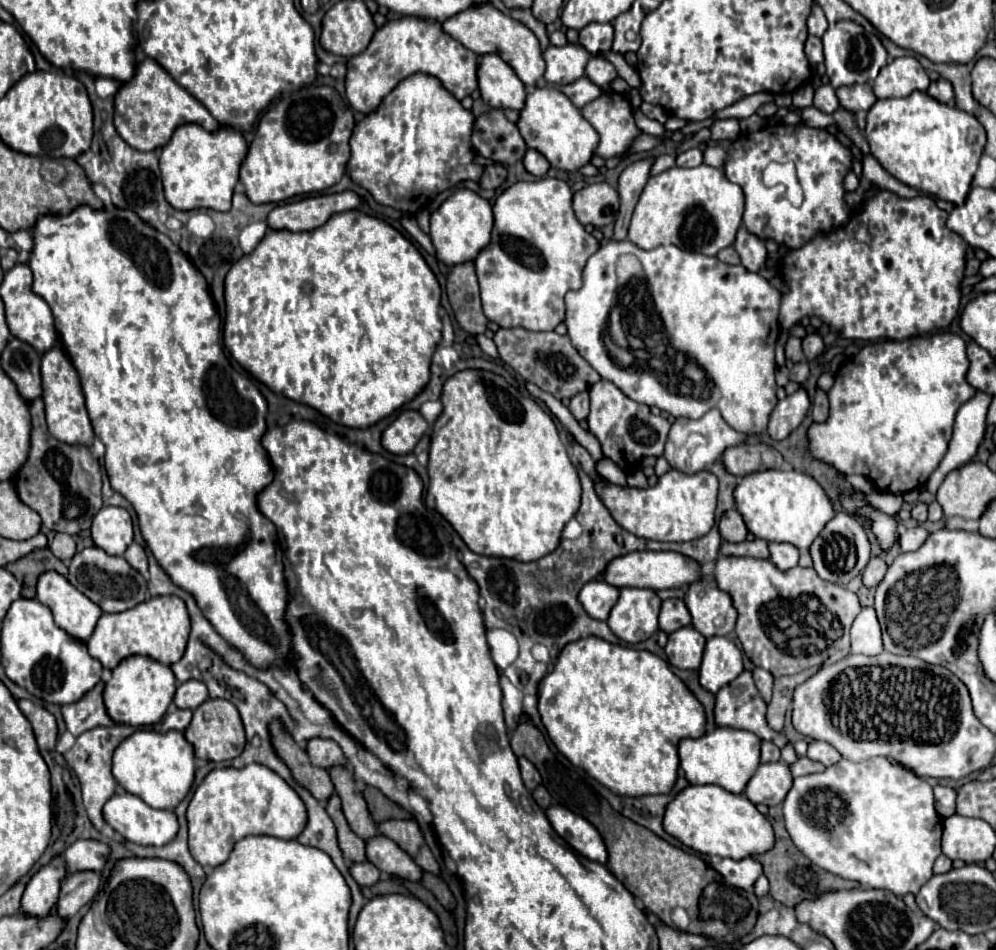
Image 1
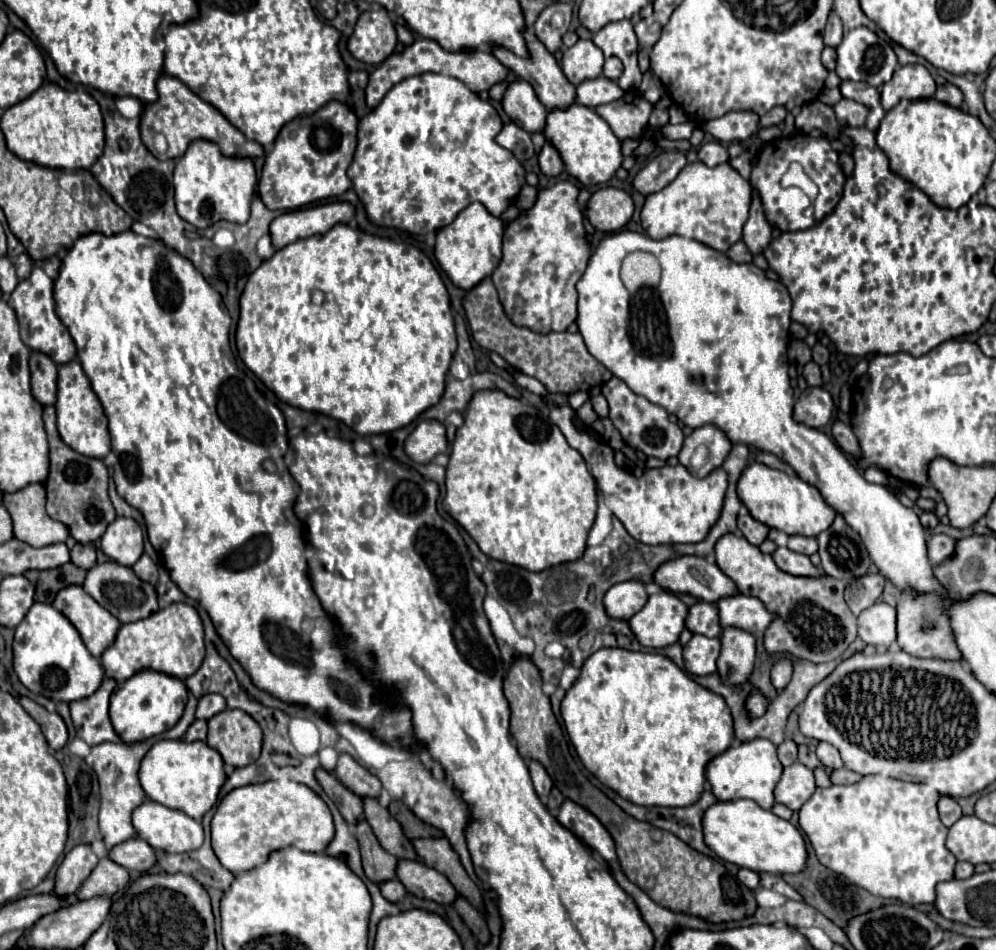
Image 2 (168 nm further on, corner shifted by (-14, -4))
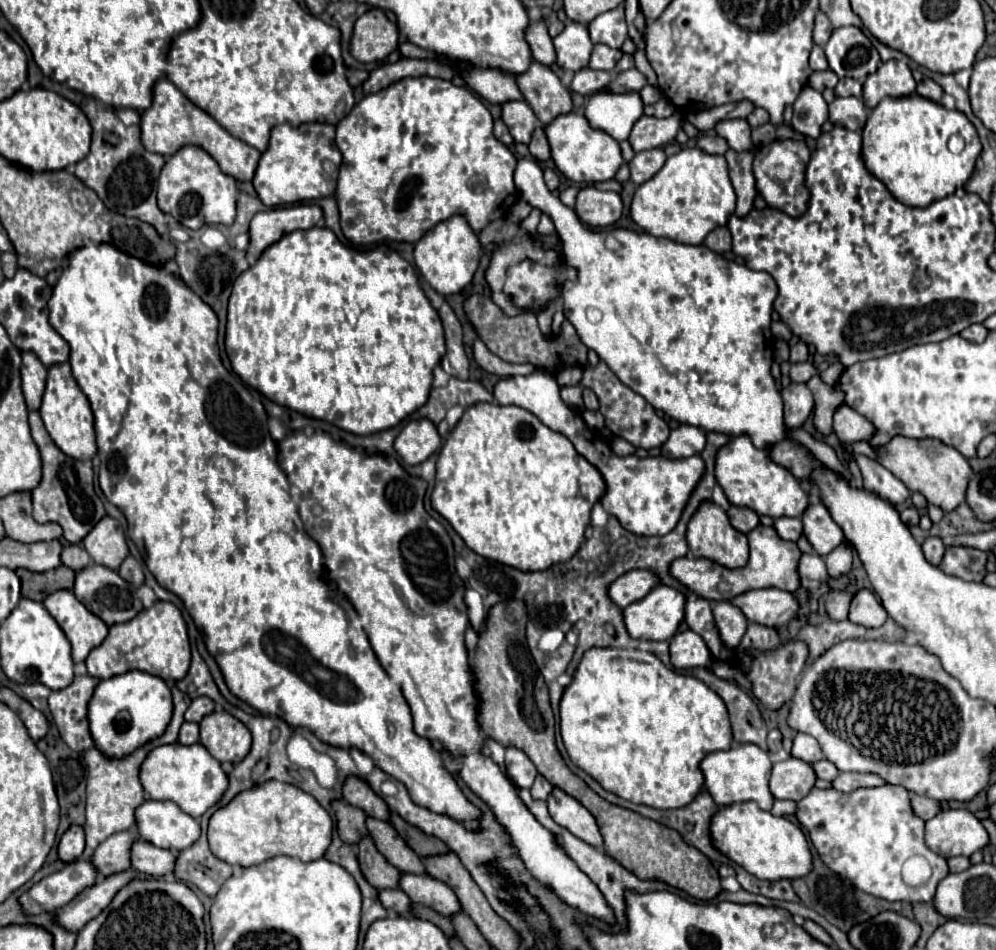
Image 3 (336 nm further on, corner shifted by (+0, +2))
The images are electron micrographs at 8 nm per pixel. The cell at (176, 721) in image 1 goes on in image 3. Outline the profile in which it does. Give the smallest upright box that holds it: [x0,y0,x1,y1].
[180,722,198,744]

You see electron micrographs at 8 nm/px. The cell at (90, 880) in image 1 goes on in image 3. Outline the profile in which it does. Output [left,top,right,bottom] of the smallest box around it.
[90,832,134,878]

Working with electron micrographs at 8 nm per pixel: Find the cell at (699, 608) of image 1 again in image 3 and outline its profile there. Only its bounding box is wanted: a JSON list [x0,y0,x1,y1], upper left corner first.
[730,588,798,626]

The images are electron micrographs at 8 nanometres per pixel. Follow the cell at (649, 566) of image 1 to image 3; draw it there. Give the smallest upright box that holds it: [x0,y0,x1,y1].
[670,526,800,602]

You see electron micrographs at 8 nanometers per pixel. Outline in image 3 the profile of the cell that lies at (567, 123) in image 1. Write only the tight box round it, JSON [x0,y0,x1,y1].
[544,112,624,184]

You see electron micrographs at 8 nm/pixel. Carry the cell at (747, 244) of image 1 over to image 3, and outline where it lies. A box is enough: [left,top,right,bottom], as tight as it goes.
[724,150,756,216]

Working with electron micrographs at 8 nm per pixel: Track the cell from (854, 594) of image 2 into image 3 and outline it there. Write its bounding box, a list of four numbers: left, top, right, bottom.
[826,590,854,620]

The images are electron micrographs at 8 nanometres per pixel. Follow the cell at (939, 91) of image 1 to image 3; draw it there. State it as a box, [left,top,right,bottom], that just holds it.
[916,78,944,102]

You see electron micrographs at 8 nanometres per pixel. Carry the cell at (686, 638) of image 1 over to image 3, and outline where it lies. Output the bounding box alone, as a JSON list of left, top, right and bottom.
[670,630,712,670]

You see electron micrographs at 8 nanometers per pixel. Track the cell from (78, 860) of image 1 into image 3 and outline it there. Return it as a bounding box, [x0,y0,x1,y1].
[130,840,176,878]

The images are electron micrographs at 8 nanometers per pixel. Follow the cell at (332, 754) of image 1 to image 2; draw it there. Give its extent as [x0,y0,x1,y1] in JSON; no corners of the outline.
[336,754,382,798]

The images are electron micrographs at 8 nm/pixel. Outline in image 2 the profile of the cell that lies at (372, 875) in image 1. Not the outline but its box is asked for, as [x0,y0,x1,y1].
[380,880,408,902]

